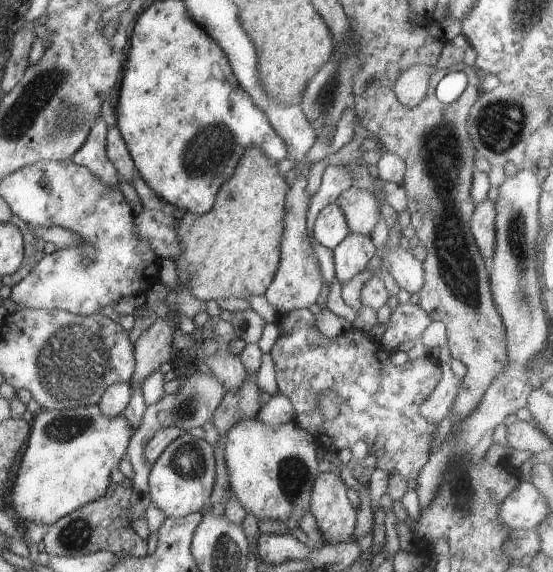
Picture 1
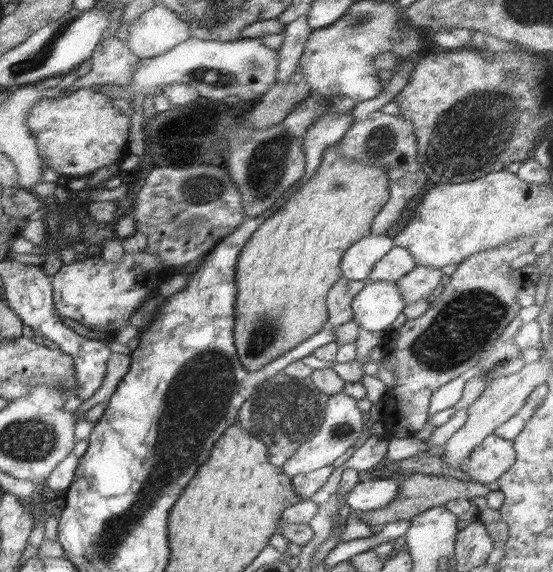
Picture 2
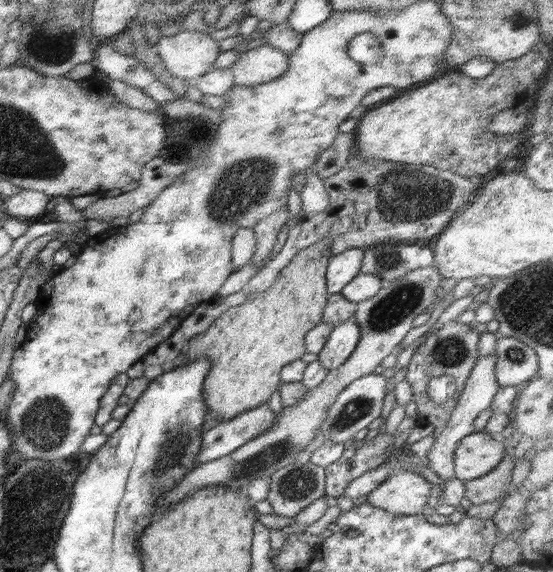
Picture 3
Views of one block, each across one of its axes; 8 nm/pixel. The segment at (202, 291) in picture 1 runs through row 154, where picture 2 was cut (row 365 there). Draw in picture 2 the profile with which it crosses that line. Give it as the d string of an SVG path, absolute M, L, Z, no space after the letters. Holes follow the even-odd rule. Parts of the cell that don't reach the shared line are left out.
M337 144L330 145L322 152L322 162L318 167L318 170L311 176L311 179L304 186L300 186L297 189L294 196L290 198L280 211L277 211L268 217L259 227L256 232L250 237L250 240L244 245L242 252L240 253L236 272L235 272L235 285L237 288L237 295L234 303L235 310L235 325L233 328L234 344L237 348L237 355L240 362L244 365L246 370L260 370L263 366L270 364L273 360L280 358L283 354L286 354L289 350L296 348L298 344L302 344L307 338L318 334L325 323L328 320L327 311L327 294L332 285L343 277L343 272L340 268L343 254L350 248L352 244L358 242L361 238L364 238L370 233L371 222L374 217L382 210L382 207L390 196L389 192L389 180L390 176L387 174L385 166L373 166L368 165L355 158L344 158L340 156L339 148Z

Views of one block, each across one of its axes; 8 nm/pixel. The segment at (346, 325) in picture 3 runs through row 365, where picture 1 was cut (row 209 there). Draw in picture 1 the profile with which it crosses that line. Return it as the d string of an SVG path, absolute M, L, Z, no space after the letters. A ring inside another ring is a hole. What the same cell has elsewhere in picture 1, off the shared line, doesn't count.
M330 204L316 218L312 238L320 245L334 250L349 234L348 222L338 204Z

